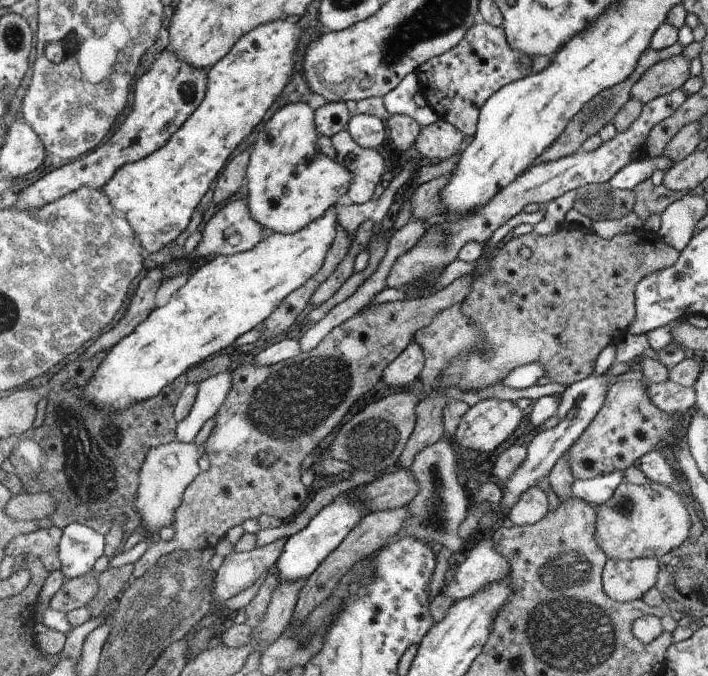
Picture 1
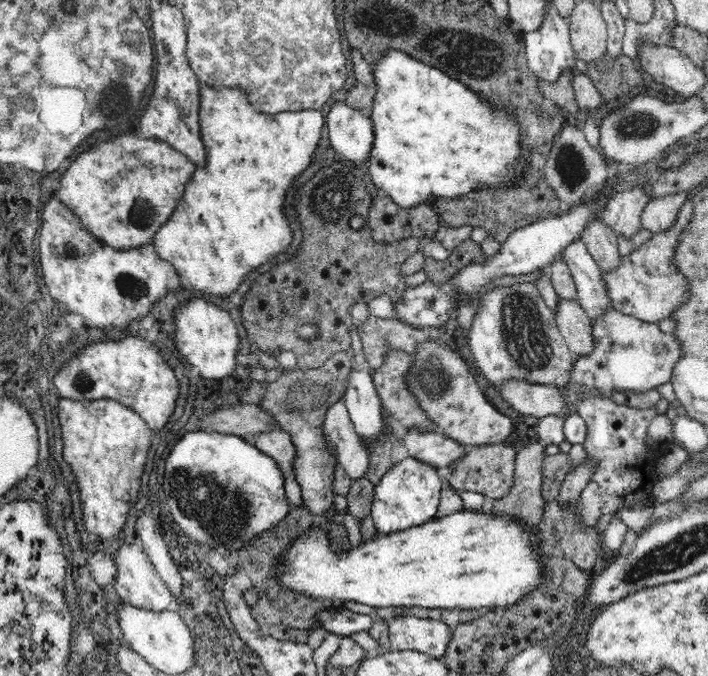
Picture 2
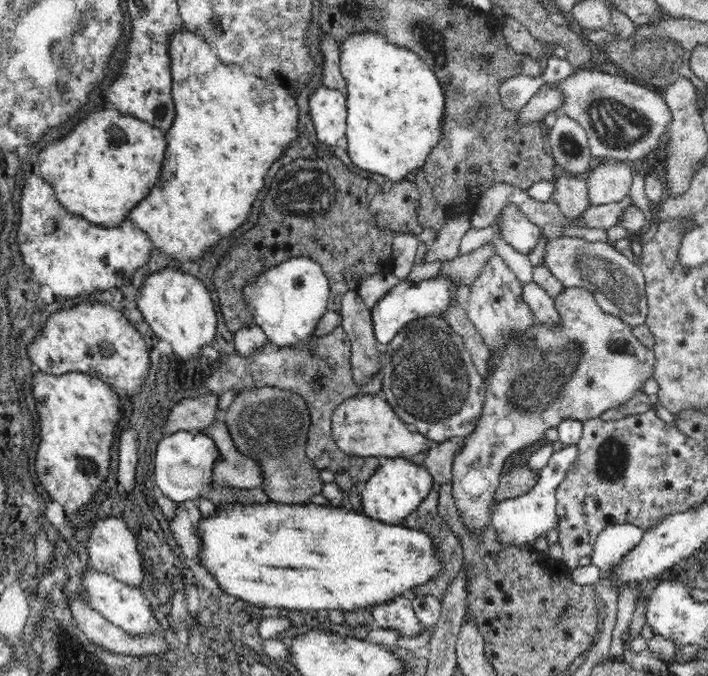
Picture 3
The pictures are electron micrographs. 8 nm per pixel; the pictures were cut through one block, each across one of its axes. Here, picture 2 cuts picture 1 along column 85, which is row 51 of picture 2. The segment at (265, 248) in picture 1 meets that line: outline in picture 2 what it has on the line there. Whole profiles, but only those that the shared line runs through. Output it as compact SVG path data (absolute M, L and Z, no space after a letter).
M388 50L386 52L386 60L382 60L380 64L376 64L376 68L372 68L372 76L374 76L374 88L376 88L376 96L372 100L372 112L370 112L370 120L372 120L372 126L374 126L374 146L372 146L372 152L370 152L370 158L368 158L368 172L376 184L376 188L382 188L388 192L388 196L402 208L416 208L420 204L432 204L432 200L436 198L460 198L462 194L468 194L472 188L476 186L482 186L482 184L492 184L492 186L498 186L498 184L506 184L510 178L510 170L506 168L508 162L516 160L518 156L518 128L514 124L514 120L502 120L498 118L488 106L484 106L468 88L464 88L464 84L460 82L454 82L452 78L448 78L446 74L440 74L438 68L432 68L428 64L422 64L420 60L414 60L412 56L406 56L402 52L396 52L396 50Z

